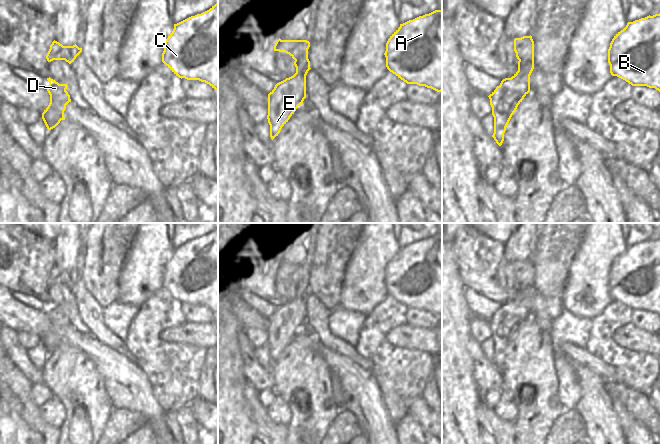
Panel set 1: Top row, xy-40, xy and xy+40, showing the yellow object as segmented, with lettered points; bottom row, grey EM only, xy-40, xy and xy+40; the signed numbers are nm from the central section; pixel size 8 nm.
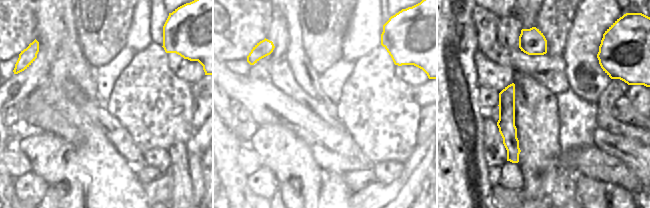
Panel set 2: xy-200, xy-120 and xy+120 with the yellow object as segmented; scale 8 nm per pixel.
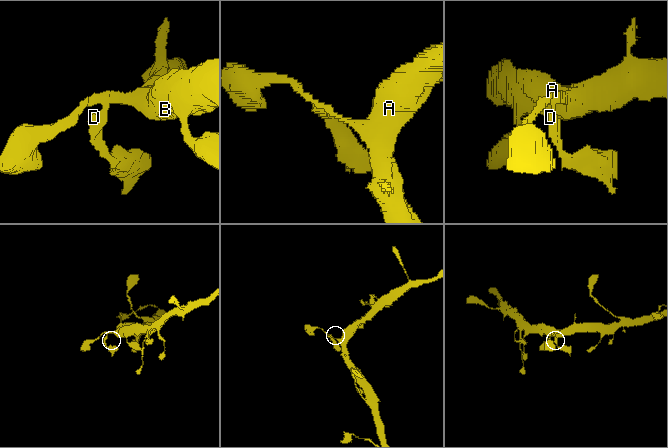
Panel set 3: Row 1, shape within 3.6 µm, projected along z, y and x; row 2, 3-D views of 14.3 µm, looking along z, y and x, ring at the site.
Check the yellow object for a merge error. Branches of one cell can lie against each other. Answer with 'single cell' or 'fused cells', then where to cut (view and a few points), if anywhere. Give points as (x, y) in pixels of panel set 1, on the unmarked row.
fused cells; cut xy+40 (519, 284), (533, 286)

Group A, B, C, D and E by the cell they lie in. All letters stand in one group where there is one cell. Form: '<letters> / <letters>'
A B C / D E

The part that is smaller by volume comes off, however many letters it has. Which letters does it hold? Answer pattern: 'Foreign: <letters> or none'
Foreign: D, E

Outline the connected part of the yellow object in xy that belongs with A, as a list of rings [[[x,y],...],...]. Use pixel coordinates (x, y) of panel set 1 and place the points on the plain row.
[[[442,234],[403,248],[386,267],[387,293],[407,308],[442,315]]]

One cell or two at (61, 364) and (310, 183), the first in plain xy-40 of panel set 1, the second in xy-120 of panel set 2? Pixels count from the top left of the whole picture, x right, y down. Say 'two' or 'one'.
one

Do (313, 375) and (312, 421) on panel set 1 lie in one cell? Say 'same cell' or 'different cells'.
same cell

